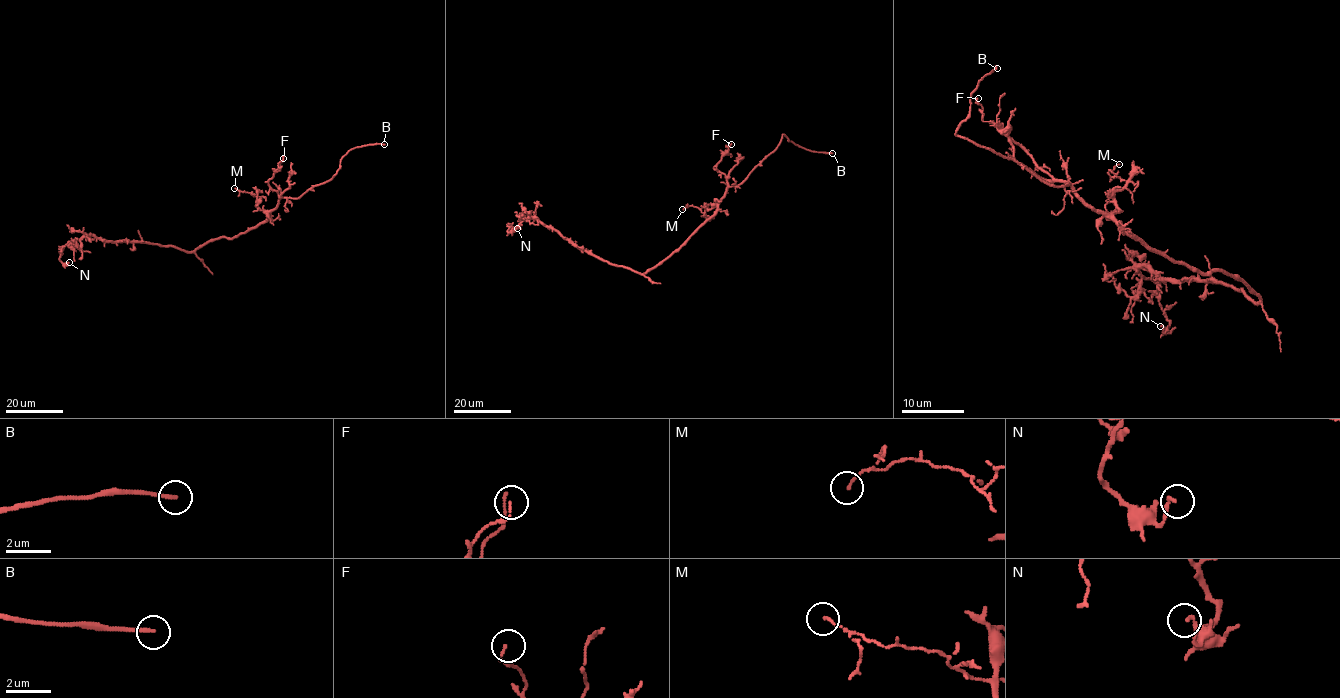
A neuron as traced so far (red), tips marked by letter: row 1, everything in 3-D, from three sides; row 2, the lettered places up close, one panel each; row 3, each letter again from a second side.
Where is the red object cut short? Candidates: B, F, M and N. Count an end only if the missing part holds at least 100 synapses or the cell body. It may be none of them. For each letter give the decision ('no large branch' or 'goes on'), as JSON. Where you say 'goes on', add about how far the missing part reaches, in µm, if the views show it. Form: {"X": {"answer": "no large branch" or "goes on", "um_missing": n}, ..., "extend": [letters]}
{"B": {"answer": "goes on", "um_missing": 10}, "F": {"answer": "no large branch"}, "M": {"answer": "no large branch"}, "N": {"answer": "no large branch"}, "extend": ["B"]}

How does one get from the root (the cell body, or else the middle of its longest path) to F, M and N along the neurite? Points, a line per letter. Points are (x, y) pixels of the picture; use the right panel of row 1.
F: (1198, 272), (1135, 240), (1088, 205), (1067, 183), (1053, 180), (1003, 130), (982, 120), (978, 98)
M: (1198, 272), (1135, 240), (1113, 216), (1119, 211), (1114, 203), (1114, 192), (1127, 181), (1111, 172), (1119, 164)
N: (1198, 272), (1235, 276), (1259, 301), (1218, 282), (1163, 280), (1141, 266), (1169, 321), (1165, 332), (1160, 326)

